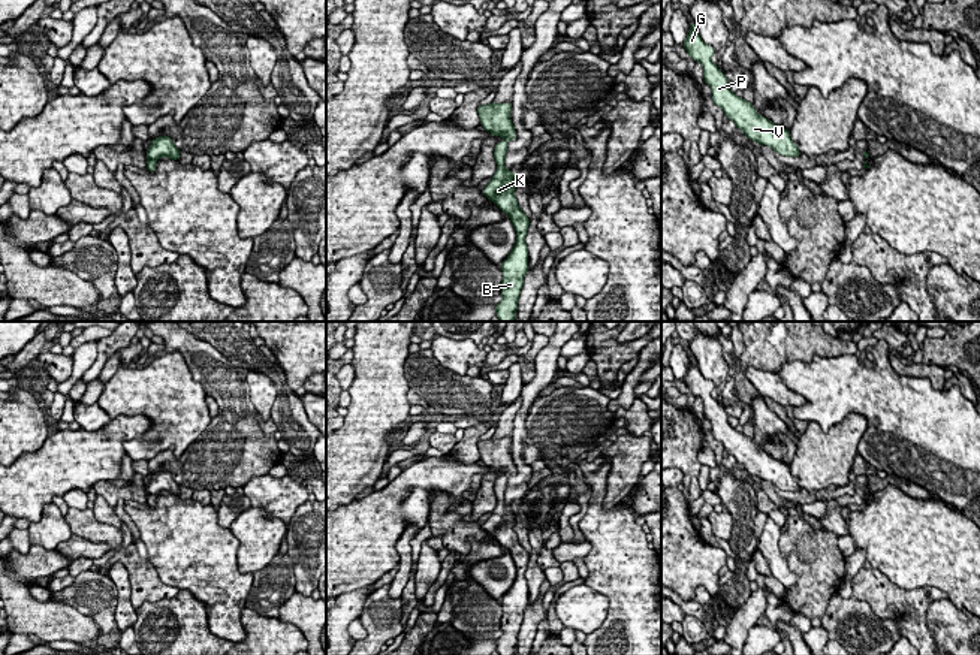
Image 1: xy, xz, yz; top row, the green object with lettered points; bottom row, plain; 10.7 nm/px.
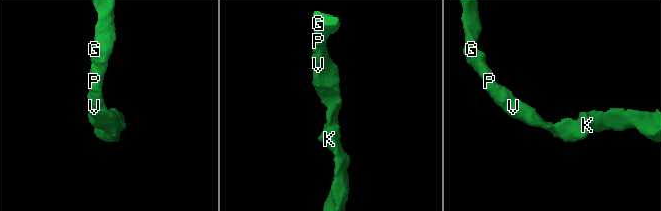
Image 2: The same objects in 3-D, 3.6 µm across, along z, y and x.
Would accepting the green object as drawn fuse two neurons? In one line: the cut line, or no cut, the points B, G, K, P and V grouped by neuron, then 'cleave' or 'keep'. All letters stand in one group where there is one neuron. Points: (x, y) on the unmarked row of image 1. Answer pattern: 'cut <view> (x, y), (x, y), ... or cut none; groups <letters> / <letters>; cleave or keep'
cut none; groups B G K P V; keep

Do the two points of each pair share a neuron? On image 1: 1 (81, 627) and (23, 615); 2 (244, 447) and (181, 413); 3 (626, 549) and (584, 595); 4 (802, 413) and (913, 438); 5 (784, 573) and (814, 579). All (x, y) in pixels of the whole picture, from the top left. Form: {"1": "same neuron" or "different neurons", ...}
{"1": "same neuron", "2": "different neurons", "3": "different neurons", "4": "same neuron", "5": "different neurons"}

